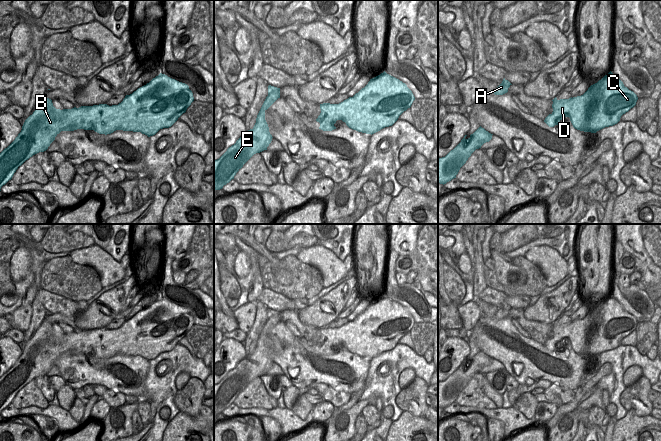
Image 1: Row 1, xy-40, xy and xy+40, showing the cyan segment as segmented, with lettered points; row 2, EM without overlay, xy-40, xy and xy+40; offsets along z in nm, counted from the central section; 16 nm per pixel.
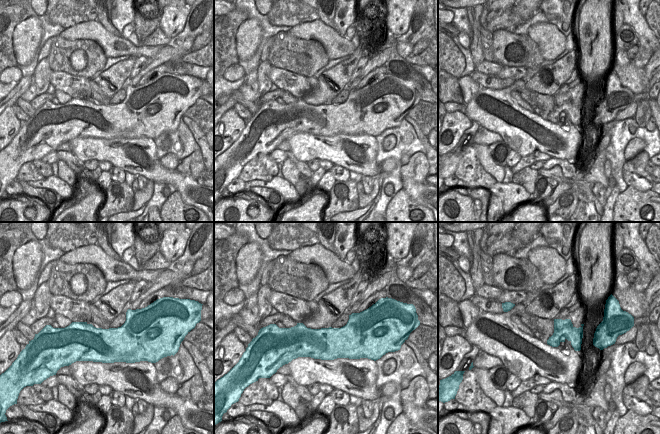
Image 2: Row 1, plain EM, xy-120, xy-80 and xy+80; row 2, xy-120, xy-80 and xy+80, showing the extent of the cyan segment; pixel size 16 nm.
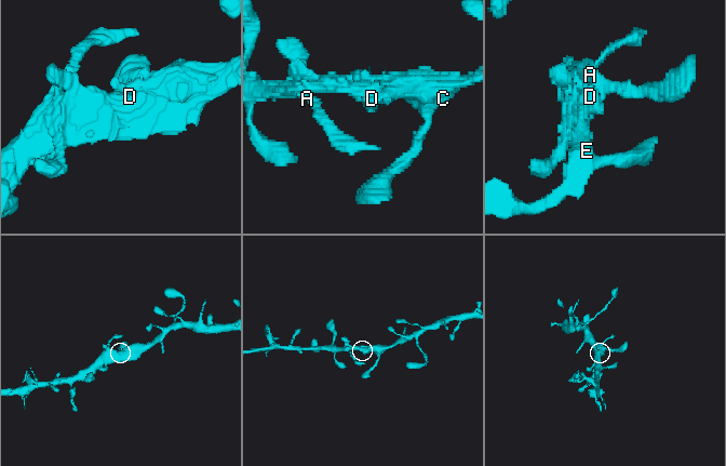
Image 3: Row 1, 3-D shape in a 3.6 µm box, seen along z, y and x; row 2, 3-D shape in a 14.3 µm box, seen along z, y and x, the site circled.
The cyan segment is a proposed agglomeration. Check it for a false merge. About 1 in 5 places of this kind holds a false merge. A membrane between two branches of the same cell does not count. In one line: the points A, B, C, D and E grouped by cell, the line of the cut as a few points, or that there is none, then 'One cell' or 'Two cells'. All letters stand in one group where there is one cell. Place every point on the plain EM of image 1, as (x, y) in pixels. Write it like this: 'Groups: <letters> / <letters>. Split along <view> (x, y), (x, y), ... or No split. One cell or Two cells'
Groups: A B C D E. No split. One cell.

